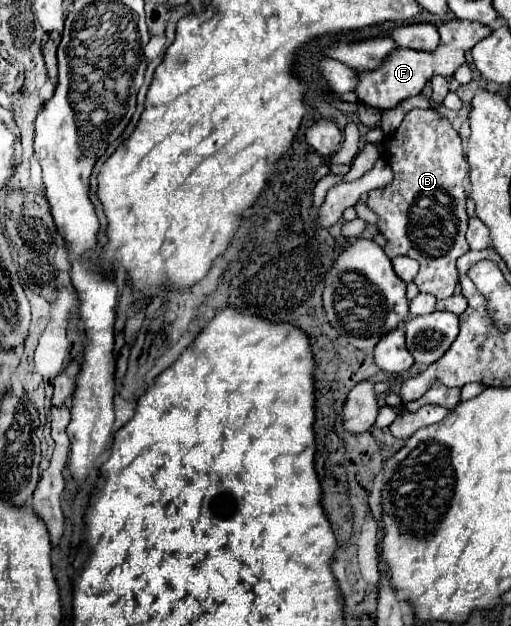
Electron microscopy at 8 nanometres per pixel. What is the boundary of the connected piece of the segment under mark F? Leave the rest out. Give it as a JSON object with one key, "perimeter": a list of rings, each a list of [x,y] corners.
{"perimeter":[[[446,20],[440,24],[440,46],[436,46],[434,52],[416,52],[408,48],[394,48],[388,58],[370,72],[358,72],[358,86],[356,86],[356,96],[360,104],[378,108],[378,110],[390,110],[402,100],[416,96],[422,92],[426,82],[432,76],[444,76],[450,78],[454,76],[456,68],[466,62],[466,52],[482,38],[486,38],[492,30],[480,22],[464,22],[464,20]]]}

